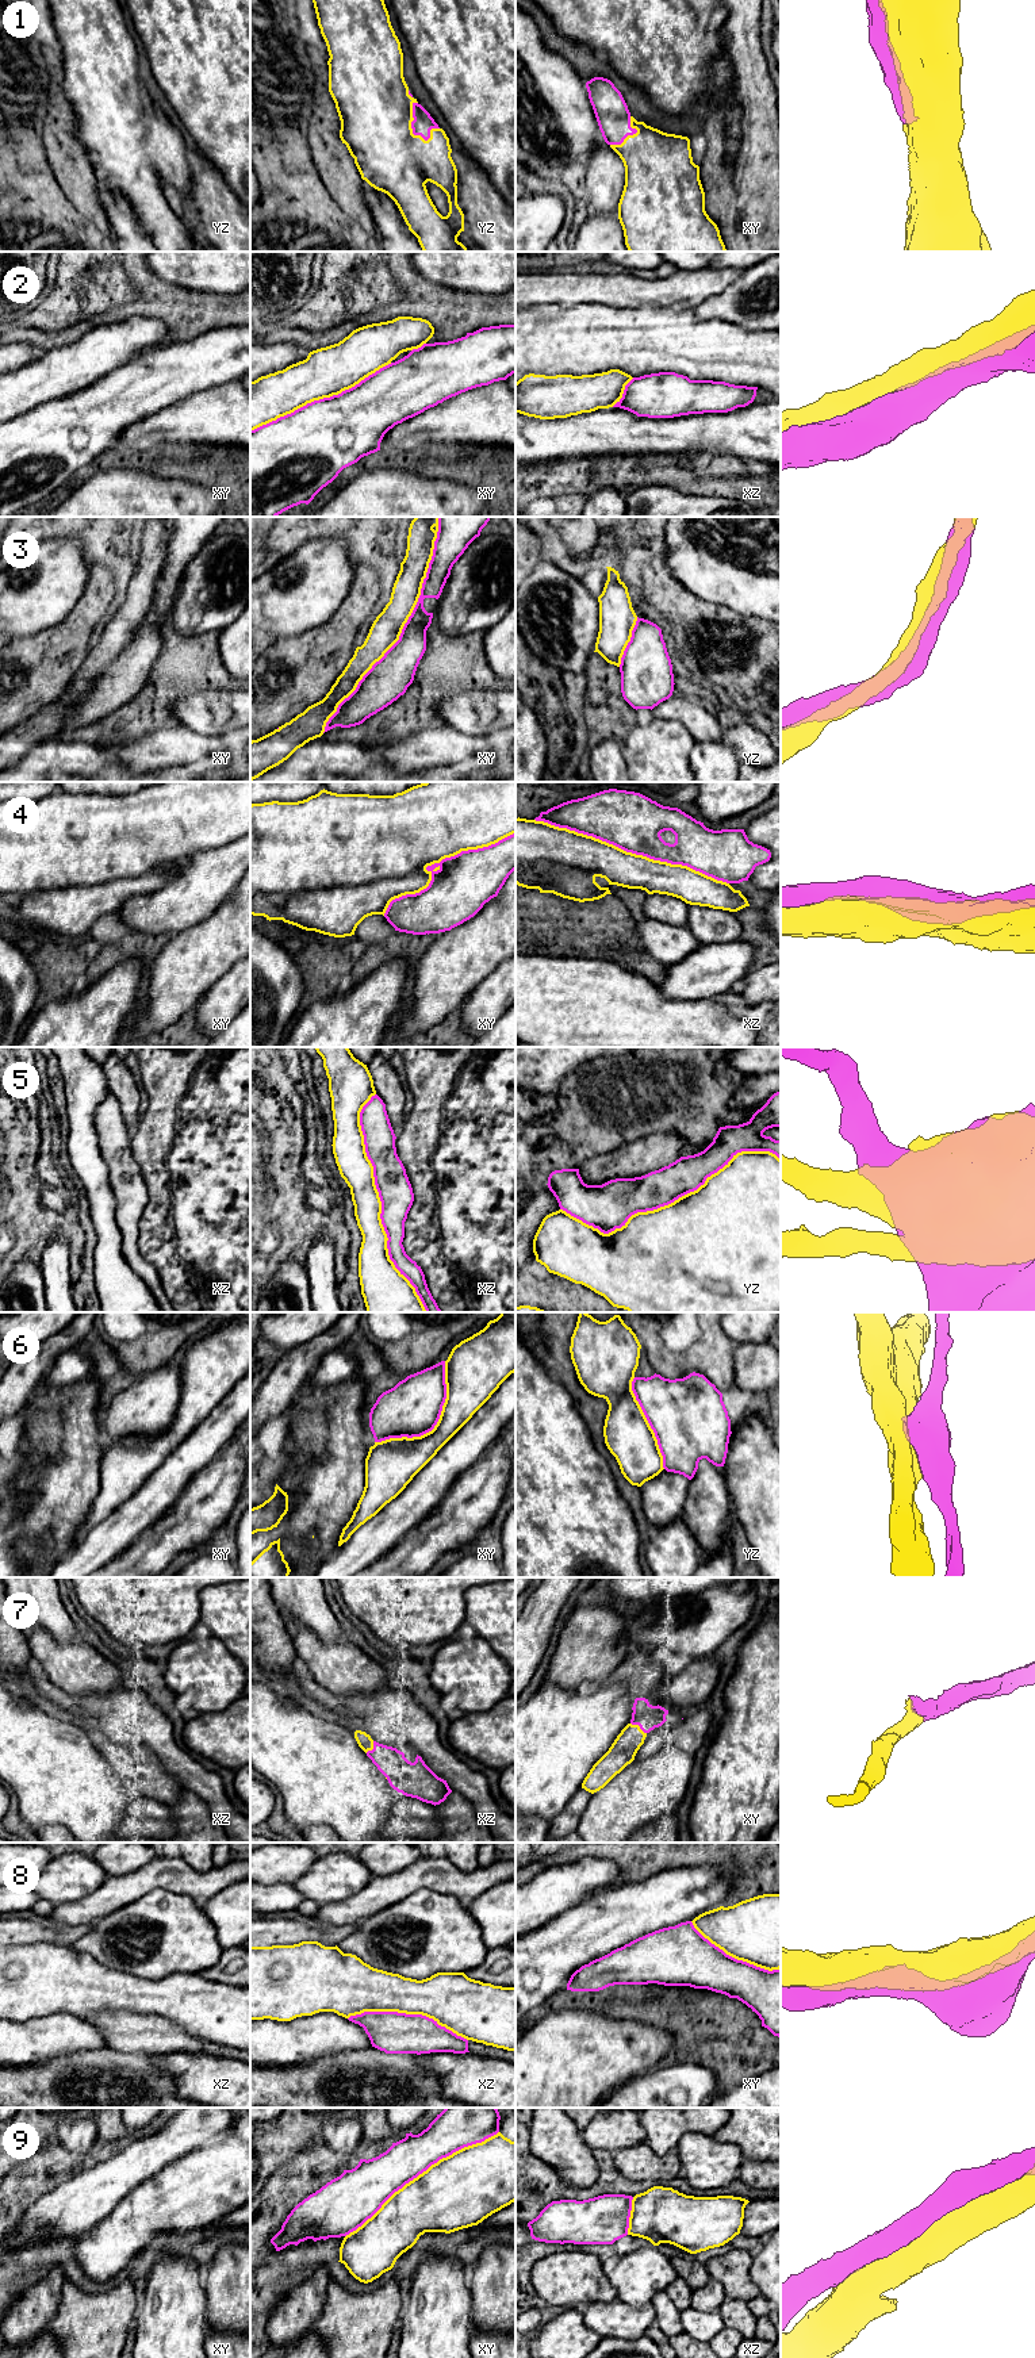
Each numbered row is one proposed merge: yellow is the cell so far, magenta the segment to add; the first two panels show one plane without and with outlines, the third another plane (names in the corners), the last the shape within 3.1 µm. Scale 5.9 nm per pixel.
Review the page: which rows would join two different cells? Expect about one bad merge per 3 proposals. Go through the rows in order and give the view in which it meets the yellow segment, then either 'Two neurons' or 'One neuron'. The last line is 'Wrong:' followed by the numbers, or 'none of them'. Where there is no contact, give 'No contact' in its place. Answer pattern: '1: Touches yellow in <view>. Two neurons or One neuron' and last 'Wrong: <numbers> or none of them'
1: Touches yellow in yz. One neuron
2: Touches yellow in xy. One neuron
3: Touches yellow in xy. One neuron
4: Touches yellow in xz. Two neurons
5: Touches yellow in yz. Two neurons
6: Touches yellow in xy. Two neurons
7: Touches yellow in xy. One neuron
8: Touches yellow in xz. One neuron
9: Touches yellow in xy. Two neurons
Wrong: 4, 5, 6, 9

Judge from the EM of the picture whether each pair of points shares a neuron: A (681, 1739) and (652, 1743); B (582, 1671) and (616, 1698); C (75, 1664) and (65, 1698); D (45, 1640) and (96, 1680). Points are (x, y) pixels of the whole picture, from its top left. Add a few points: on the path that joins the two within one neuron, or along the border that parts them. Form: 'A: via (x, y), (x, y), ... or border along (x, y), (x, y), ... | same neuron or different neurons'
A: via (674, 1739), (659, 1739) | same neuron
B: border along (595, 1684), (579, 1690), (564, 1689) | different neurons
C: border along (42, 1671), (52, 1682), (71, 1694), (98, 1695) | different neurons
D: via (57, 1652), (72, 1667), (84, 1672) | same neuron

